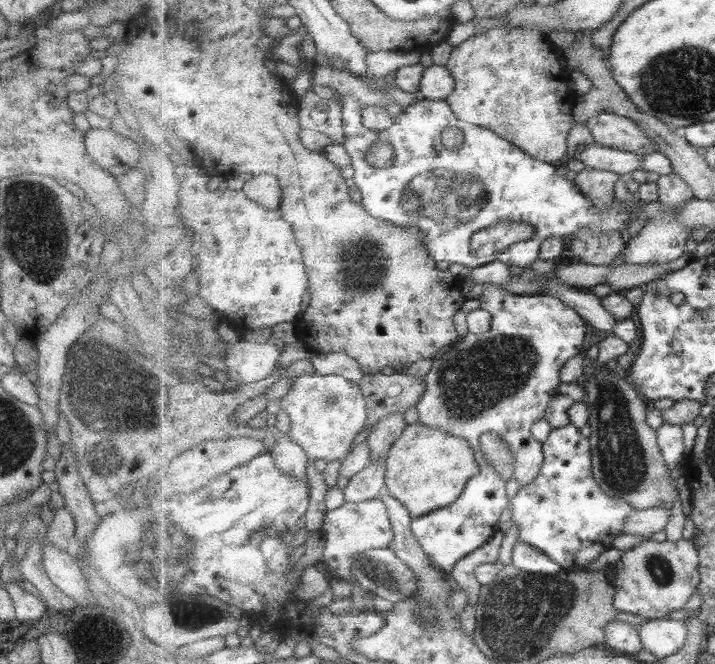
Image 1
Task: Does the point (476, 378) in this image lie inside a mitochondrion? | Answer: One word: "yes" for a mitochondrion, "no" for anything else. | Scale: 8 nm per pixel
yes

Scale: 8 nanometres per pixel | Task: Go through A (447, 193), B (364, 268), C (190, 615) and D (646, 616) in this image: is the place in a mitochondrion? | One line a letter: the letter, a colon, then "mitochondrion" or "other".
A: mitochondrion
B: mitochondrion
C: mitochondrion
D: other

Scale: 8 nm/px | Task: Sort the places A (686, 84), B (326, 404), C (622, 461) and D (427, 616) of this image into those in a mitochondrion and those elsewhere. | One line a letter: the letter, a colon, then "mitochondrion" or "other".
A: mitochondrion
B: mitochondrion
C: mitochondrion
D: mitochondrion

